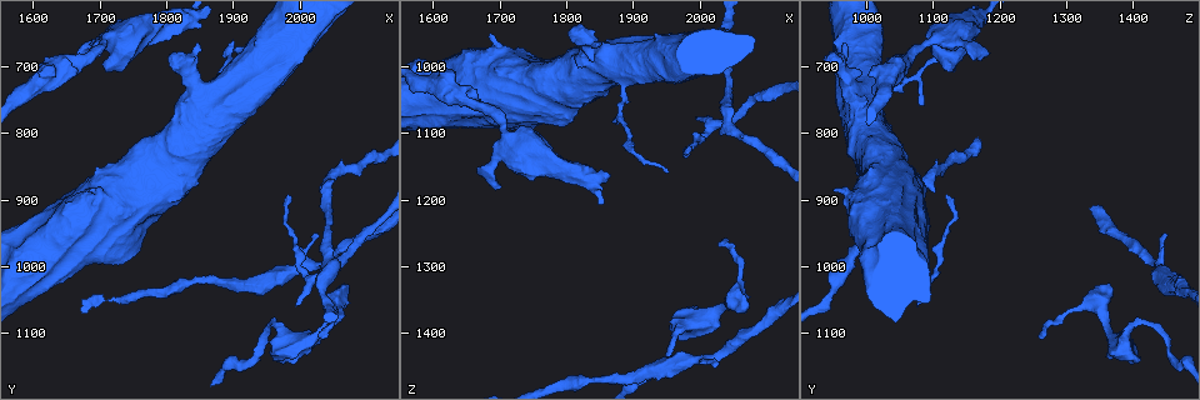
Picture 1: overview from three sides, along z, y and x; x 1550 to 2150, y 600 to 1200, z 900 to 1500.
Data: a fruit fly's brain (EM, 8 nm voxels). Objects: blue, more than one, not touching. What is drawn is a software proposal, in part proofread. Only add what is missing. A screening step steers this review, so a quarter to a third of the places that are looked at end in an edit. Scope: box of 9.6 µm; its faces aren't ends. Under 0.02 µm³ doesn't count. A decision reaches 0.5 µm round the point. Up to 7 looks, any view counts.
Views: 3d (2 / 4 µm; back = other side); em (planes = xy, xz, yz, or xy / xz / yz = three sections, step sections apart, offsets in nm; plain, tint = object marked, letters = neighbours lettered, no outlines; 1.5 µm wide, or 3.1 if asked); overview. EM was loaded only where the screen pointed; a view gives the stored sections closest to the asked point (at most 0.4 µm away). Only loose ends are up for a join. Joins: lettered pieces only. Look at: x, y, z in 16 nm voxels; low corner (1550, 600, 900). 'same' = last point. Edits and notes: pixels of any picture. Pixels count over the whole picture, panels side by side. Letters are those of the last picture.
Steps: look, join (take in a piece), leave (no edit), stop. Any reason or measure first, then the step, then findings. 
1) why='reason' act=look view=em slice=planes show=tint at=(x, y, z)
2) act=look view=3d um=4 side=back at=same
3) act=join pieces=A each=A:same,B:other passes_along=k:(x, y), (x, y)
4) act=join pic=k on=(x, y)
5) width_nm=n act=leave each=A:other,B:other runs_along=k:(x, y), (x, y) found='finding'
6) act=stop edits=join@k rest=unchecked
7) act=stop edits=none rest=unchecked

why='an open end' act=look view=3d um=2 at=(1980, 895, 1125)

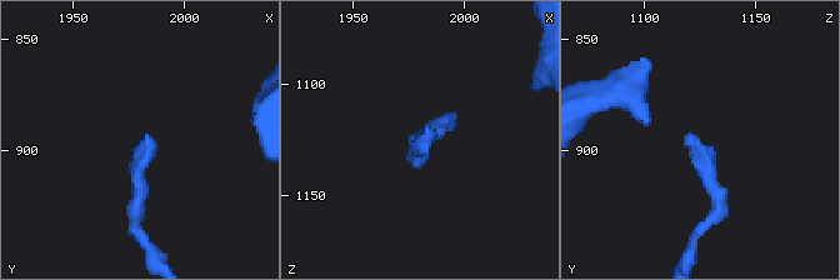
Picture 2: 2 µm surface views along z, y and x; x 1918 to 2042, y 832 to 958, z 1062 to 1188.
act=look view=em slice=planes show=tint at=(1983, 893, 1120)

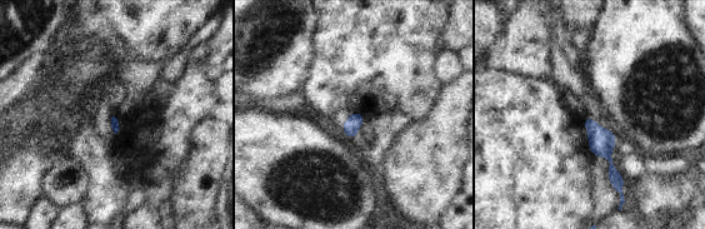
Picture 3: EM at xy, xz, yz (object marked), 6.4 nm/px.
why='see the neighbours' act=look view=em slice=planes show=letters at=same

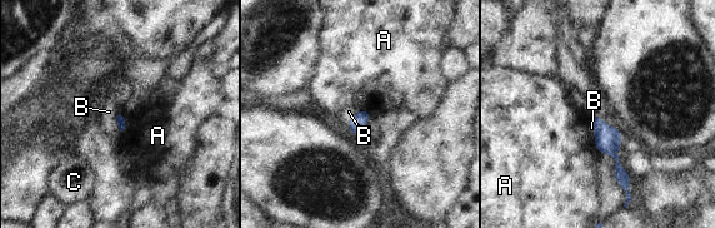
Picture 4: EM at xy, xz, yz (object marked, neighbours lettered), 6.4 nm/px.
longest_contact=B:140nm act=join pic=4 on=(349, 112) each=A:other,B:same,C:other passes_along=4:(360, 119), (353, 117), (349, 112) found='it goes on there'

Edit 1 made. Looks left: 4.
why='an open end' act=look view=em slice=xz step=4 show=tint at=(2065, 1030, 1365)

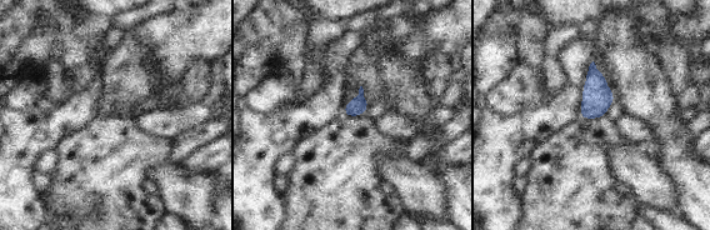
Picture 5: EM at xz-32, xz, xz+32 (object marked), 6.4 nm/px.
act=look view=em slice=planes show=letters at=same

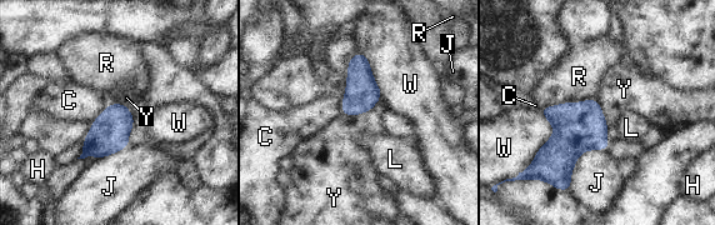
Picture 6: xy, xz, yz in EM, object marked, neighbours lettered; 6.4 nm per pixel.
longest_contact=C:420nm act=leave each=C:other,H:other,J:other,L:other,R:other,W:other,Y:other border=6:(371, 109), (359, 114), (343, 115) found='no lettered piece goes on from it'

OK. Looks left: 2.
why='branch stops here' act=look view=em slice=planes show=letters at=(1630, 680, 1040)

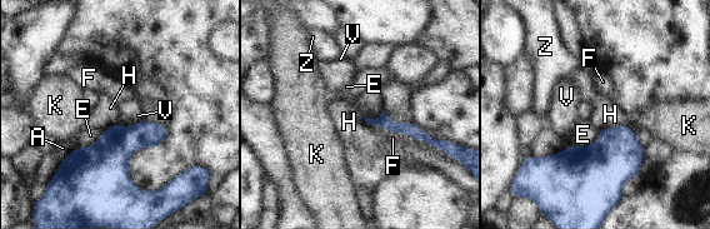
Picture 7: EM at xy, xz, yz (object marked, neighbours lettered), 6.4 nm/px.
act=leave each=A:other,E:other,F:other,H:other,K:other,V:other,Z:other runs_along=7:(370, 122), (408, 128), (426, 138) found='no lettered piece goes on from it'

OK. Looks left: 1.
act=stop edits=join@4 rest=unchecked

